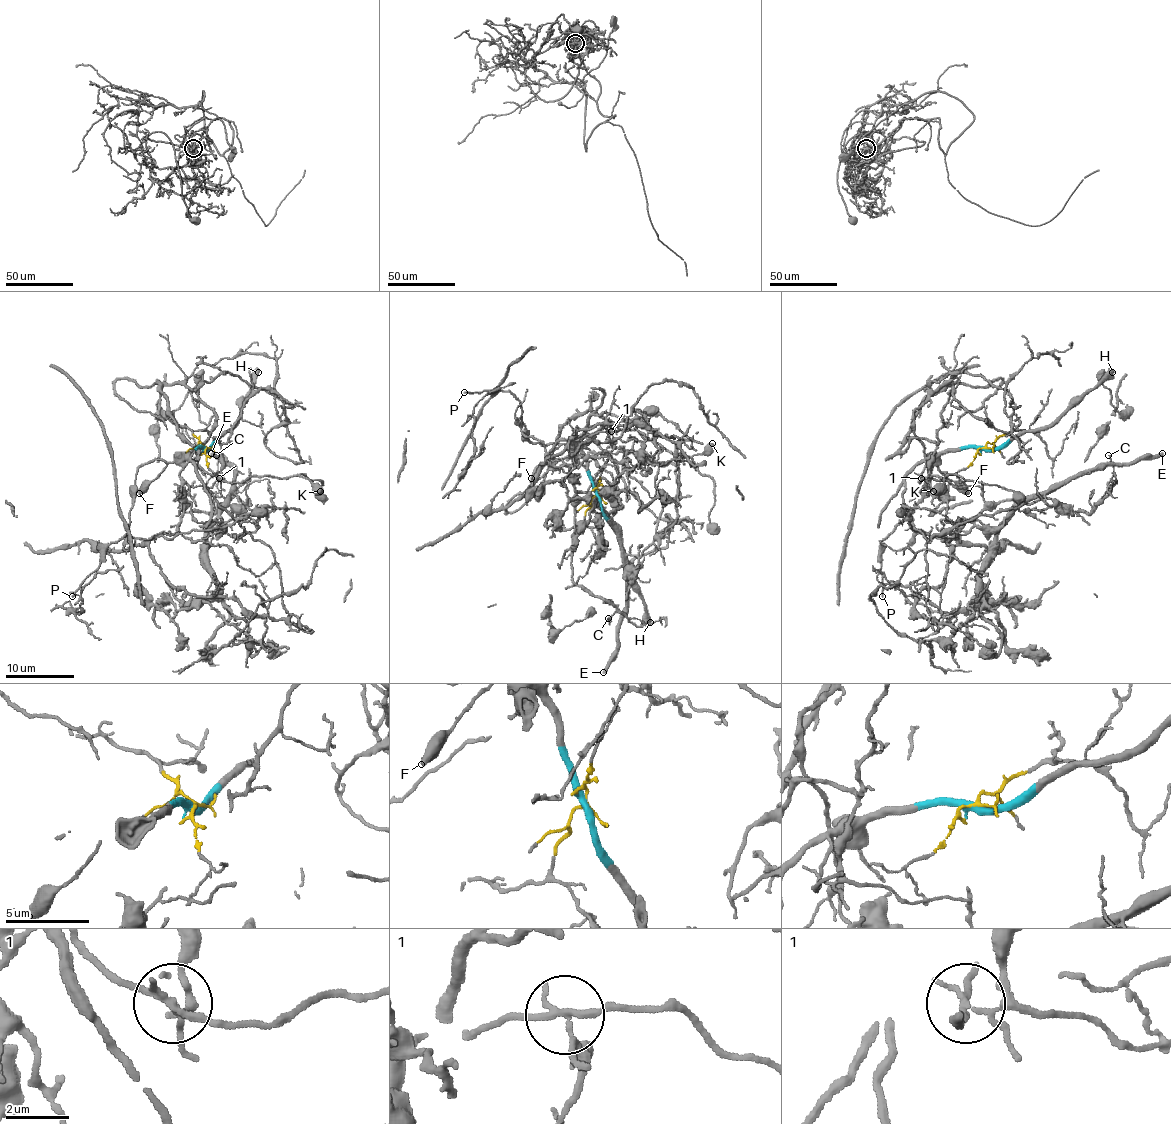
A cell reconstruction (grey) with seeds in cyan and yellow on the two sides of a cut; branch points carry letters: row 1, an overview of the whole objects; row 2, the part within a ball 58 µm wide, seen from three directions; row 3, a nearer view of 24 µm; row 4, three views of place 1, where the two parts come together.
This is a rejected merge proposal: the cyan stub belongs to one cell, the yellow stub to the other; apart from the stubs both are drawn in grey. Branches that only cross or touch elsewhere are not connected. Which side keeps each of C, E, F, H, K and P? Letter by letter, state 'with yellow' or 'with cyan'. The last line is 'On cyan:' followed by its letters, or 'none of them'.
C: with yellow
E: with yellow
F: with cyan
H: with cyan
K: with cyan
P: with cyan
On cyan: F, H, K, P

